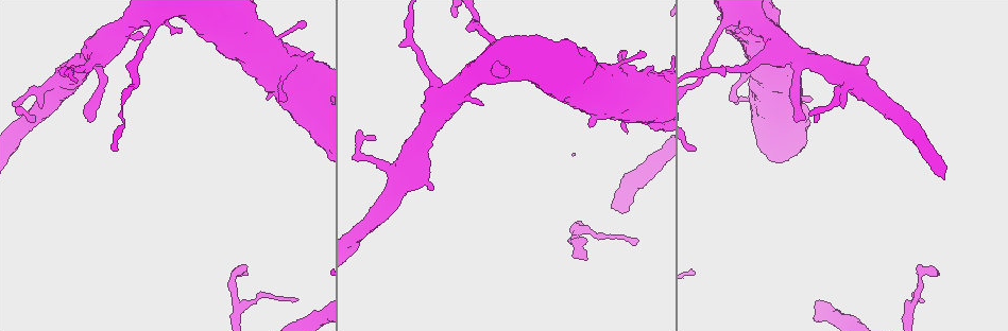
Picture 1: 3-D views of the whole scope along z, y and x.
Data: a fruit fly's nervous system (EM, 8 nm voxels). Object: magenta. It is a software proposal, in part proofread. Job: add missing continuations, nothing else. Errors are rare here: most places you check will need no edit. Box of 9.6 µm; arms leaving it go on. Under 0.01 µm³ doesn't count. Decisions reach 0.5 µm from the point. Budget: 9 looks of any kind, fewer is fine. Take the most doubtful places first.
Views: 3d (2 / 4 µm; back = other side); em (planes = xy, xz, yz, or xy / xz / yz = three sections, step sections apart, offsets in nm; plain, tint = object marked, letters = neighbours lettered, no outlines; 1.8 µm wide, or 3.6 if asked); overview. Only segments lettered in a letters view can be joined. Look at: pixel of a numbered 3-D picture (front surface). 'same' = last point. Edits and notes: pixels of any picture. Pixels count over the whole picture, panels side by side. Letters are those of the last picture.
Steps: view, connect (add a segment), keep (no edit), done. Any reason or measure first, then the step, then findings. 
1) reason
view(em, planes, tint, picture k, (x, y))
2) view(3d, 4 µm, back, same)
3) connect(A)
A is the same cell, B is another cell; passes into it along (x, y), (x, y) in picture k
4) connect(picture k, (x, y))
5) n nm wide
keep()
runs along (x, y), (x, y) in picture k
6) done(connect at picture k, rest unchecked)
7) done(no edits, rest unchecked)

an open end
view(em, xy, step 4, letters, picture 1, (587, 258))

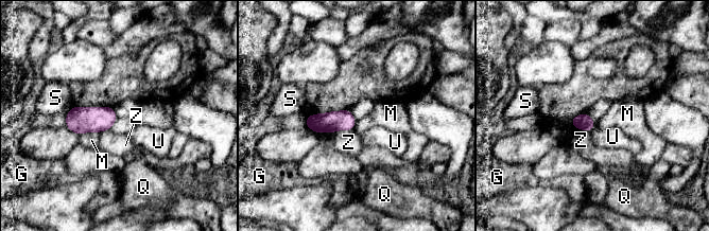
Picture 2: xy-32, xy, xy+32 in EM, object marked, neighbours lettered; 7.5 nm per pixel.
view(em, planes, letters, same)

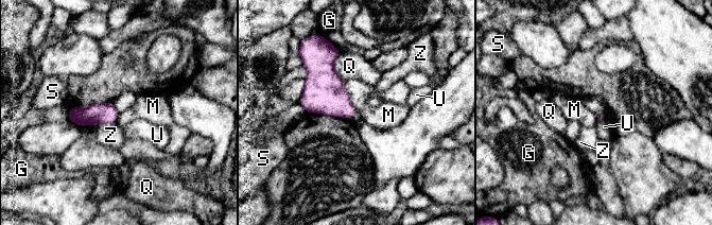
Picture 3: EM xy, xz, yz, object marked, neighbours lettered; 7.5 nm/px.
keep()
G, M, Q, S, U and Z are other cells; border along (344, 81), (349, 101), (356, 108) in picture 3; no lettered segment goes on from it

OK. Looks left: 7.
sharp bend
view(3d, 4 µm, picture 1, (507, 60))

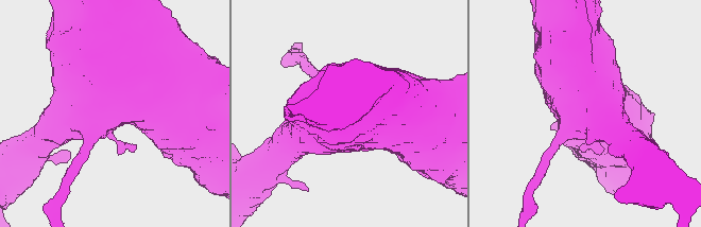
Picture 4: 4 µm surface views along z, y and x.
view(em, 3.6 µm, planes, plain, picture 4, (113, 127))

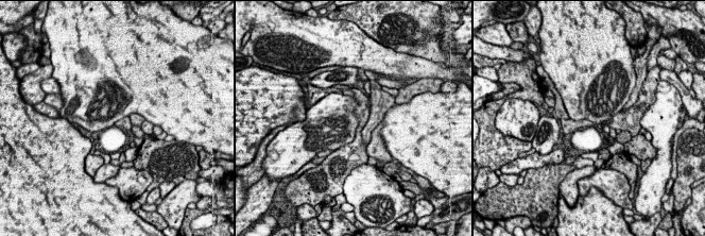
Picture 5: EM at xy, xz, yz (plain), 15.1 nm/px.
see the neighbours
view(em, 3.6 µm, planes, letters, same)

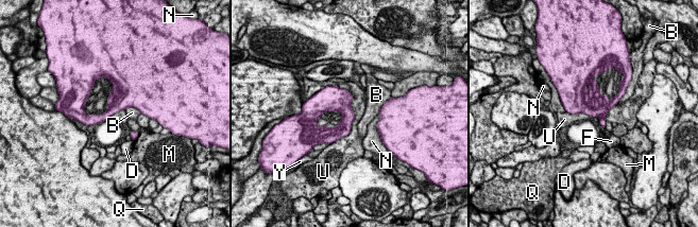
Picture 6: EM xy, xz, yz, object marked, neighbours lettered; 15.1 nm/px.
220 nm wide
keep()
B, D, F, M, N, Q, U and Y are other cells; border along (347, 89), (352, 129), (329, 143) in picture 6; no lettered segment goes on from it

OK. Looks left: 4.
closes a loop
view(em, 3.6 µm, planes, letters, picture 1, (315, 81))

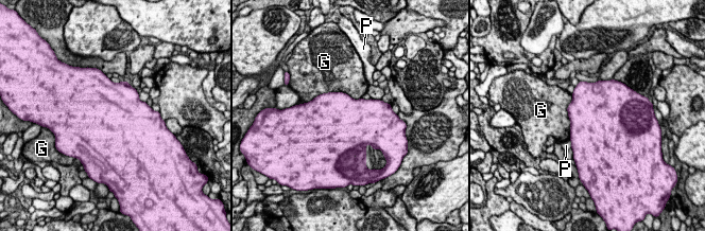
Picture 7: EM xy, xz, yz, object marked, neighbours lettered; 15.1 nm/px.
G touches over 700 nm
keep()
G and P are other cells; border along (572, 94), (567, 107), (569, 139) in picture 7; none of them fits

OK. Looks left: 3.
branch stops here
view(em, planes, letters, picture 1, (92, 118))

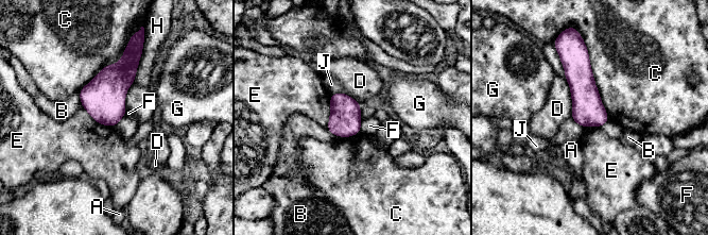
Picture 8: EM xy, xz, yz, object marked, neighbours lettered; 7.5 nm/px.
keep()
A, B, C, D, E, F, G, H and J are other cells; border along (360, 121), (361, 131) in picture 8; no lettered segment goes on from it

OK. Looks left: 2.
done(no edits, rest unchecked)

